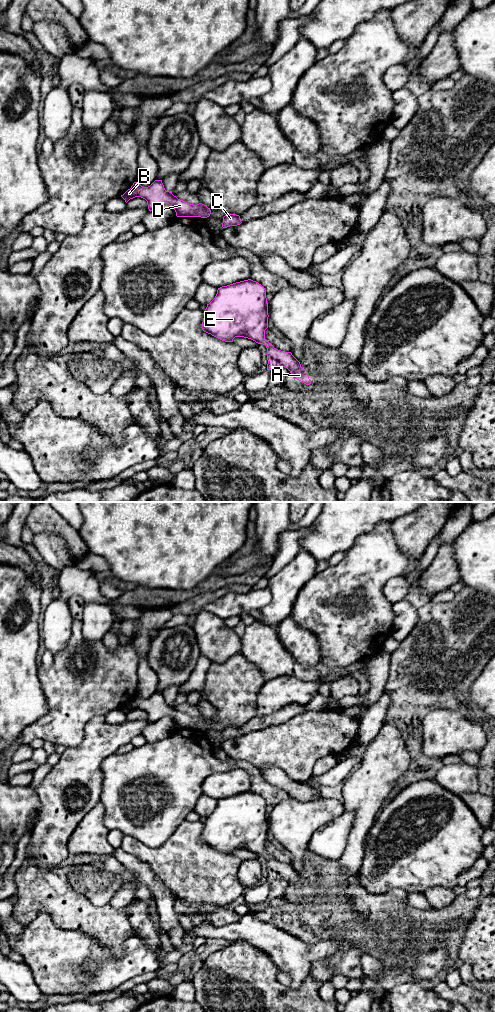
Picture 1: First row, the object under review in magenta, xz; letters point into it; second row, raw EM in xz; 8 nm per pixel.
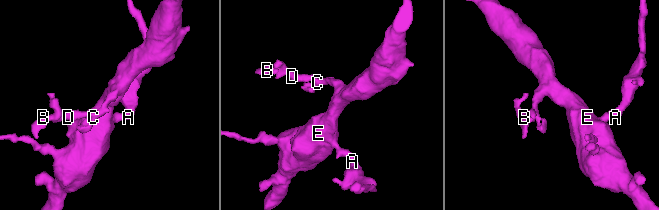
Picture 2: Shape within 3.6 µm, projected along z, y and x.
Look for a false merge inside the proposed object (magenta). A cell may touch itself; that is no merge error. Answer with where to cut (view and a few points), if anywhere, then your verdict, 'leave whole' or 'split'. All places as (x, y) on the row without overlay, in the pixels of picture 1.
cut none; leave whole

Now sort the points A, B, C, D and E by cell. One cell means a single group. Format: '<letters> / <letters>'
A B C D E

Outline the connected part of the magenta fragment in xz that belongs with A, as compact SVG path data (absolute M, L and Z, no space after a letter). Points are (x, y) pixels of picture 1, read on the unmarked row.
M248 791L218 800L215 810L204 823L201 840L225 854L244 849L265 857L267 882L285 879L294 891L306 897L311 896L308 884L291 864L278 862L265 851L268 829L265 800Z

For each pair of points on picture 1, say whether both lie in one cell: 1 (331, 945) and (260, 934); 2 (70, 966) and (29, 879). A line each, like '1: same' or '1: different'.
1: same
2: different

